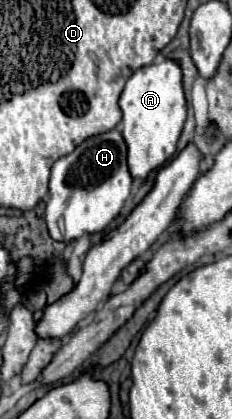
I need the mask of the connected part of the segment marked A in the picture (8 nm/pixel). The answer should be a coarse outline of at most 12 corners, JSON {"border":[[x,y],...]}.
{"border":[[180,62],[138,68],[120,96],[130,174],[176,154],[186,120]]}

